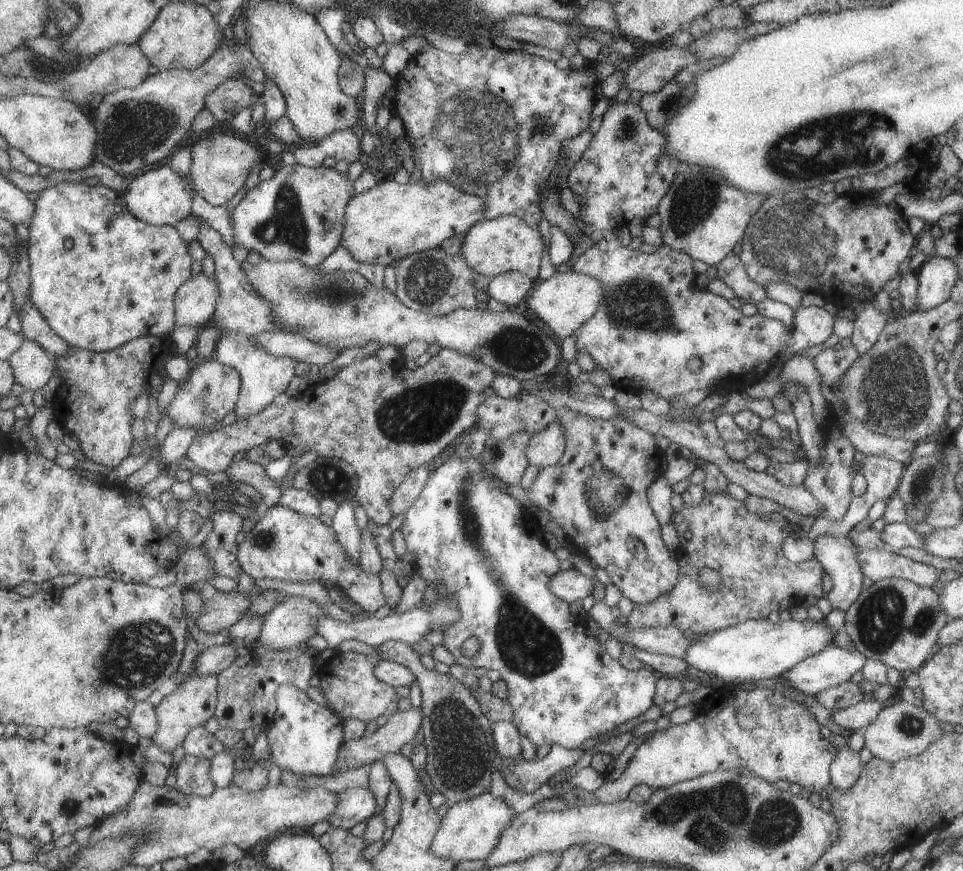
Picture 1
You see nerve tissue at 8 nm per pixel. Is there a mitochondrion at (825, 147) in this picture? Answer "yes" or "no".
yes

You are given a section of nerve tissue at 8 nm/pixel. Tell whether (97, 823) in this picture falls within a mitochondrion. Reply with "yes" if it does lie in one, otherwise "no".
no

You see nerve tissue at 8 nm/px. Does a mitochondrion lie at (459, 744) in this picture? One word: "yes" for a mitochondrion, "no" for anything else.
yes

